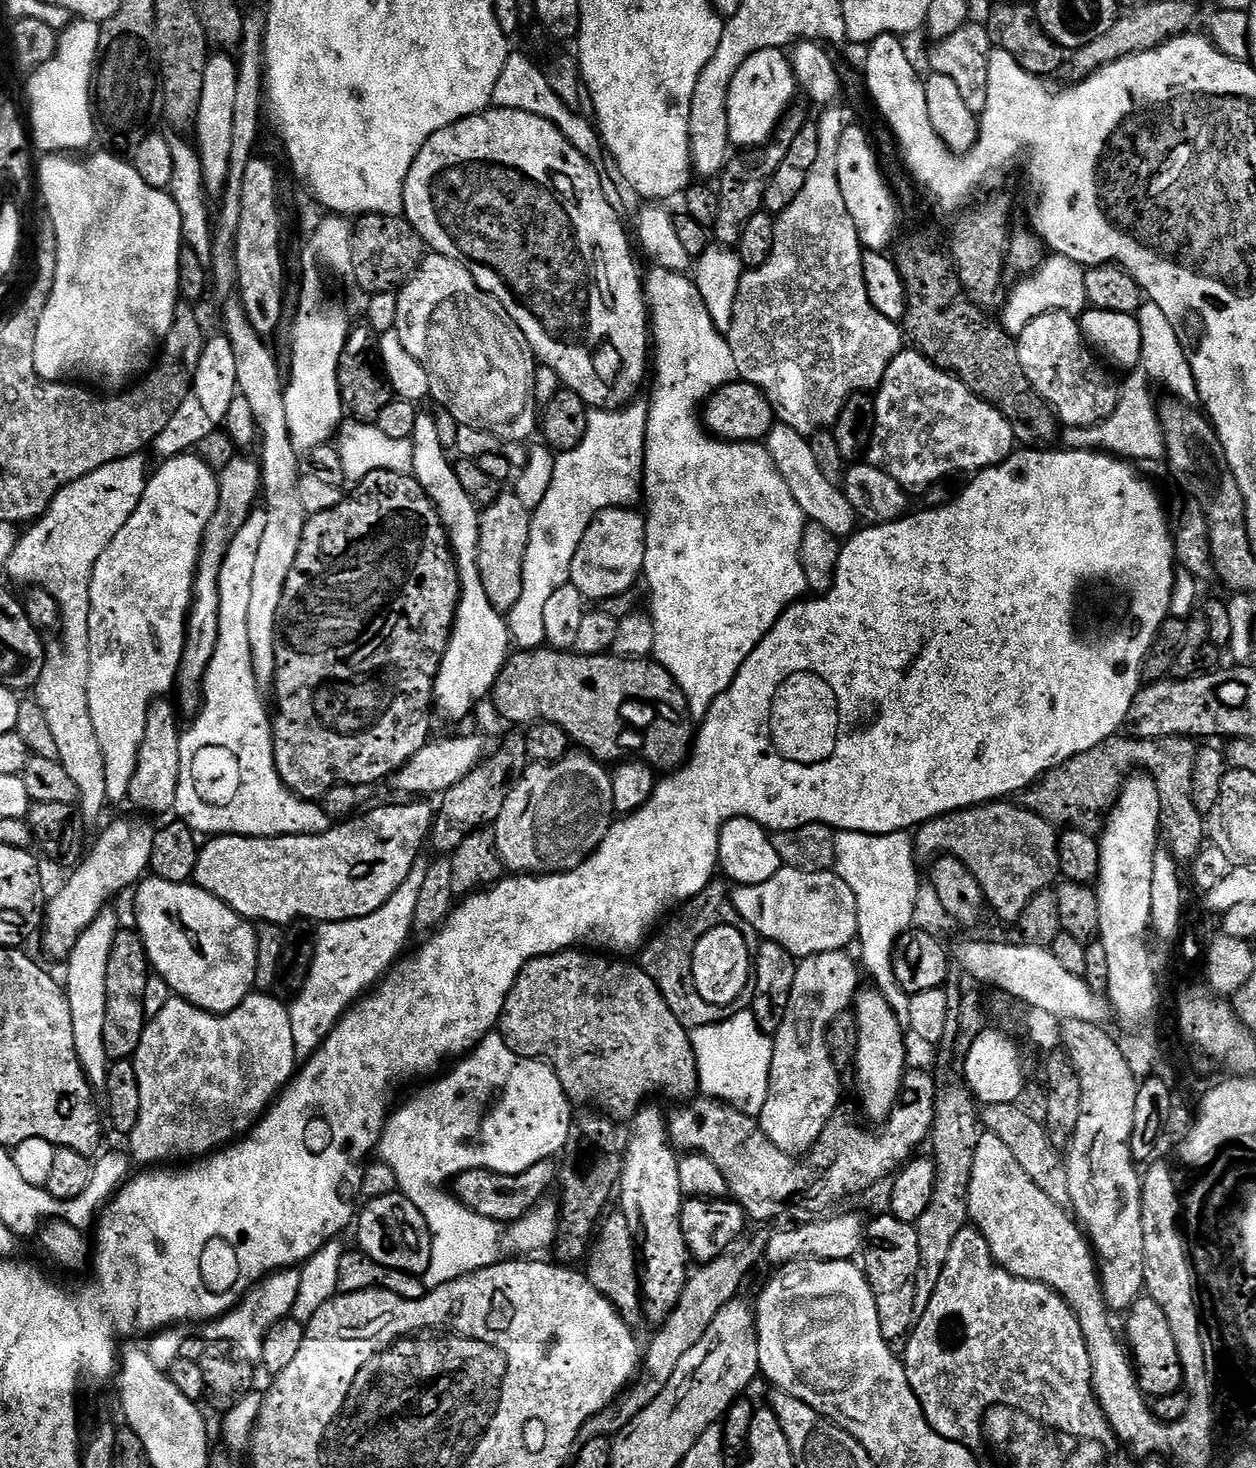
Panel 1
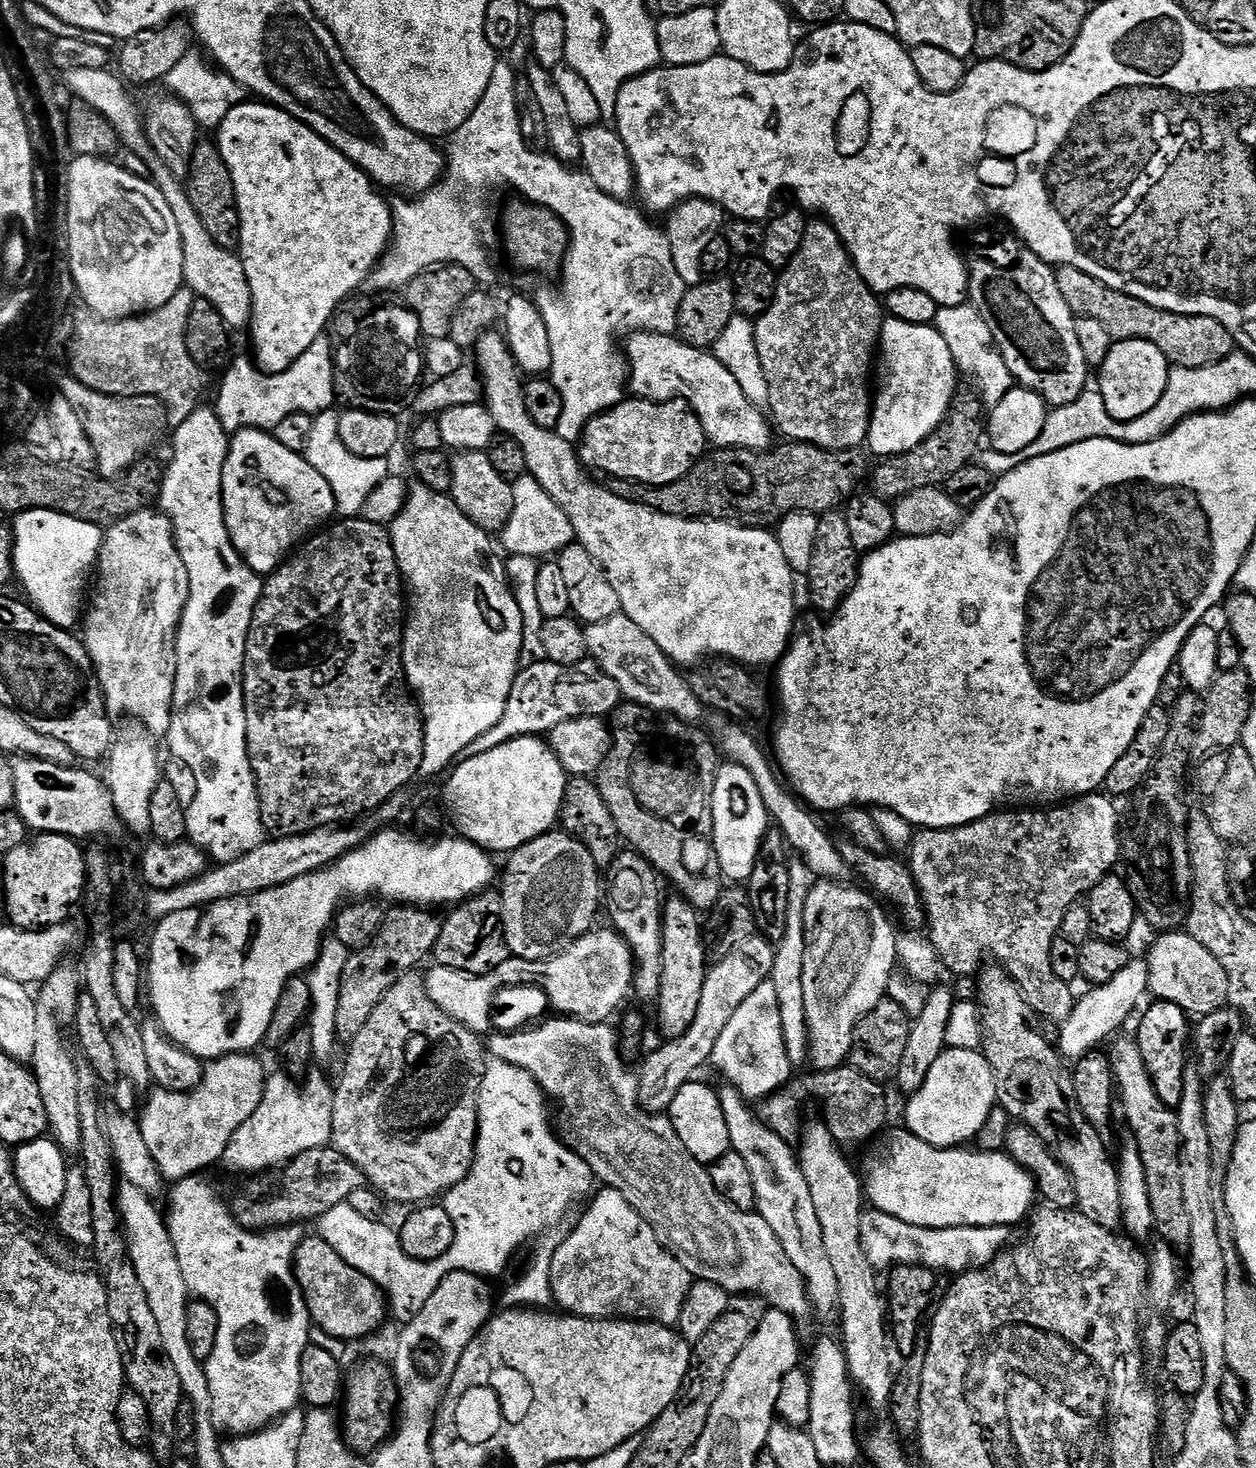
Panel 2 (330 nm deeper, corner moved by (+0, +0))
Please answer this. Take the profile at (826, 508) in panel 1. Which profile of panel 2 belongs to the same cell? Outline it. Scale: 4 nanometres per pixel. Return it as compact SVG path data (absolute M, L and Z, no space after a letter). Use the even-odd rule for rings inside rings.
M634 332L627 337L628 340L628 352L626 348L626 364L630 369L630 388L632 388L637 397L646 400L655 400L657 402L672 402L677 398L675 396L681 396L685 400L687 407L694 413L695 419L698 423L704 427L704 434L709 445L715 446L717 449L721 448L745 448L751 452L762 452L773 447L774 441L772 441L772 432L774 436L774 428L770 423L769 417L765 415L761 409L756 408L750 402L750 398L746 398L746 394L742 394L742 386L738 386L738 381L735 380L734 374L730 374L730 370L726 370L726 366L722 366L722 362L718 362L718 358L708 350L703 348L695 348L689 344L684 343L683 340L677 338L675 335L660 336L656 332Z

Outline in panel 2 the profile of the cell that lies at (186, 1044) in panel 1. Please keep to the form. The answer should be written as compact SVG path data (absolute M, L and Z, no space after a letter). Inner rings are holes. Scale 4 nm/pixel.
M235 1052L229 1056L220 1056L217 1060L204 1064L204 1077L200 1085L190 1092L171 1092L165 1088L156 1088L147 1093L148 1101L143 1101L138 1112L142 1138L154 1162L158 1166L165 1181L185 1180L187 1176L203 1173L203 1168L211 1164L220 1164L224 1159L224 1151L230 1146L230 1138L238 1134L238 1126L258 1110L264 1093L266 1071L264 1064L252 1052Z

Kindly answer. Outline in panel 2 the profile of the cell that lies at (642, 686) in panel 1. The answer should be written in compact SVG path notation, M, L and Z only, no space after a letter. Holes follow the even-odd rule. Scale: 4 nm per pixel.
M621 703L611 717L611 748L594 775L594 783L602 794L602 802L606 802L606 810L610 810L610 818L614 818L614 826L618 826L621 841L632 852L644 857L664 880L668 879L676 887L673 889L697 912L708 914L726 887L712 841L714 782L722 756L714 740L691 723L664 718L661 724L655 724L651 718L649 709L642 705Z

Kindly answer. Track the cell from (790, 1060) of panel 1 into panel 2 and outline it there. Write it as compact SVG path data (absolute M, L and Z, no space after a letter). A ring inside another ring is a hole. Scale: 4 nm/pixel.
M821 879L810 898L806 898L807 950L802 969L802 998L806 1004L808 1058L816 1070L841 1067L851 1057L858 1022L889 995L888 983L892 971L898 968L898 932L880 909L881 901L871 891L850 885Z

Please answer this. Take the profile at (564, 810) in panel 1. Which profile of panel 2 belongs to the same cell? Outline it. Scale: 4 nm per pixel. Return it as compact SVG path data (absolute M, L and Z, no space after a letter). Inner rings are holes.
M551 830L540 837L534 838L532 841L526 842L525 845L518 849L514 849L507 857L508 865L503 865L502 879L498 884L498 891L502 898L502 926L504 927L504 940L508 944L508 951L513 957L526 960L546 960L555 956L556 953L563 951L568 945L575 942L586 935L588 932L593 931L596 920L596 911L602 908L602 870L594 862L594 858L590 854L590 850L586 850L586 846L582 843L577 836L571 836L570 833L563 830Z

